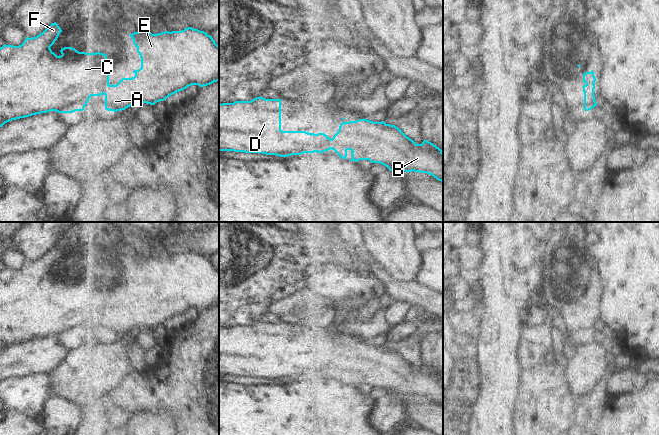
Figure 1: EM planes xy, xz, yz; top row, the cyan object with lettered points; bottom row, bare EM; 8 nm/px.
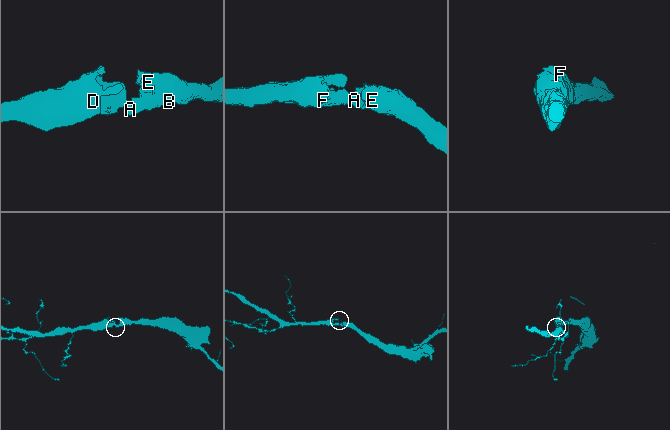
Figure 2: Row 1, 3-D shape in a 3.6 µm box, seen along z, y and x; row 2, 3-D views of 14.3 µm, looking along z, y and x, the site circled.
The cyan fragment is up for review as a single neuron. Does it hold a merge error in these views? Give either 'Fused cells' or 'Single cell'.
Single cell

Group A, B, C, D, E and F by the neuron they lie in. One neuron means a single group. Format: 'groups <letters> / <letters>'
groups A B C D E F

